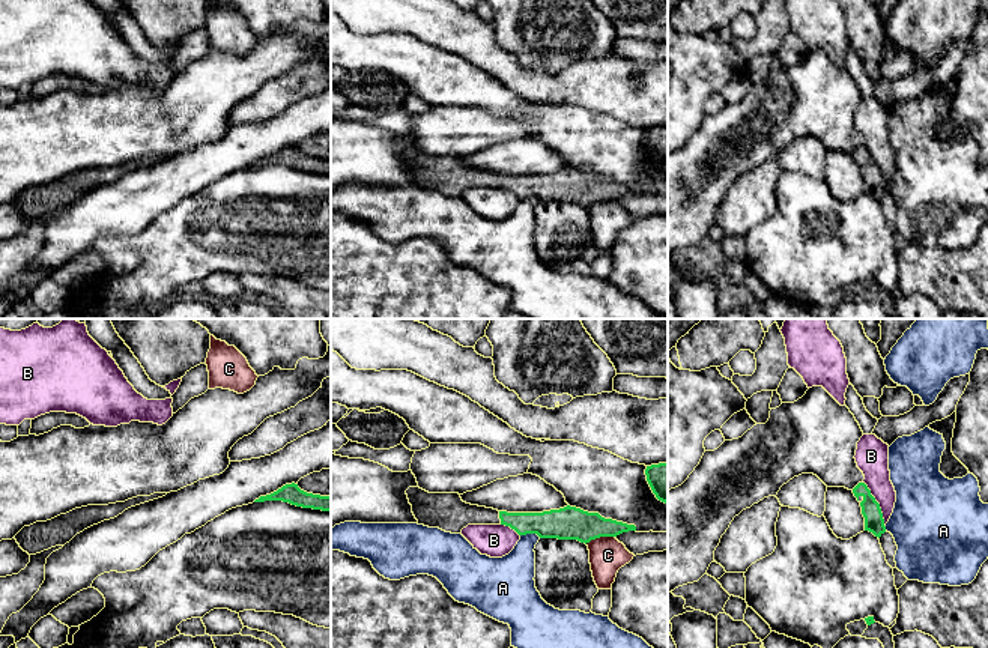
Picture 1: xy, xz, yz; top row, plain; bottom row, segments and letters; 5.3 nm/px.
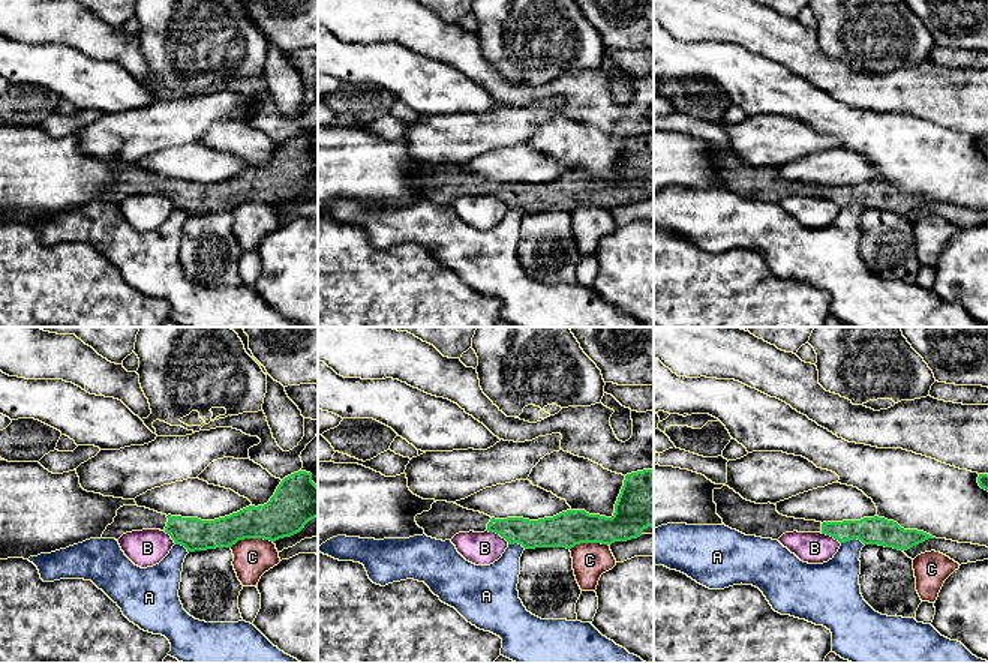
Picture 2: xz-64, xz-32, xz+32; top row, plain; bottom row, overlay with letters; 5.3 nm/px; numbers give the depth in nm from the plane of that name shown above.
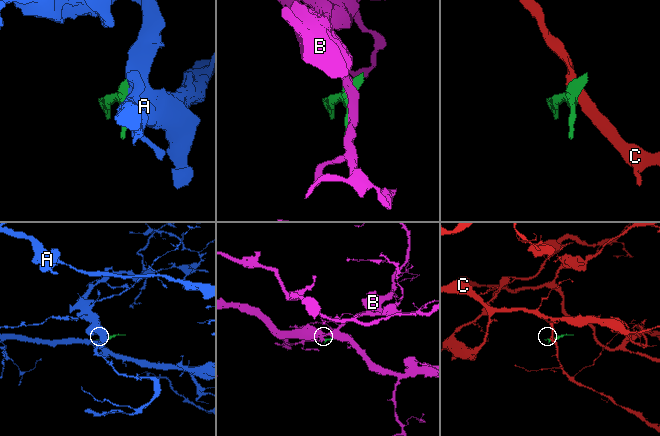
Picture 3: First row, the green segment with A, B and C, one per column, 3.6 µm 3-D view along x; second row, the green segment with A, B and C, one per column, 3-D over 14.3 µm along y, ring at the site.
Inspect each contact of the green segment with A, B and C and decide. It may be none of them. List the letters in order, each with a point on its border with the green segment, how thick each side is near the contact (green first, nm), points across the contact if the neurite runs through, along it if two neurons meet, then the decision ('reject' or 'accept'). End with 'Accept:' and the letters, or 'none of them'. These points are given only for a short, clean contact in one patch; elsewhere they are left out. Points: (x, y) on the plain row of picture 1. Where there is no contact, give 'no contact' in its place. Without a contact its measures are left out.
A: meets green in xz at (531, 196); 180 nm thick on the green side, 220 nm on the other; reject
B: meets green in yz at (877, 166); 110 nm thick on the green side, 180 nm on the other; reject
C: meets green in xz at (599, 200); 180 nm thick on the green side, 190 nm on the other; reject
Accept: none of them

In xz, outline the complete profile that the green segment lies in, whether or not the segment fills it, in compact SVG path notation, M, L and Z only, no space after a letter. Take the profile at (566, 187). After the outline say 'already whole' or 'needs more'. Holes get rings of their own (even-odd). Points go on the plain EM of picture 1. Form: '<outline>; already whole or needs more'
M409 150L406 158L418 188L451 197L460 197L468 188L505 188L519 198L537 197L540 201L577 203L586 207L600 200L636 194L635 188L570 168L543 176L507 176L466 167L459 156L429 156Z; needs more

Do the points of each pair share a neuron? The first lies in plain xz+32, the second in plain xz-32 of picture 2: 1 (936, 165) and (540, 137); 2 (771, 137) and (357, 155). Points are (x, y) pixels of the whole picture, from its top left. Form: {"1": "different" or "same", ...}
{"1": "same", "2": "different"}

